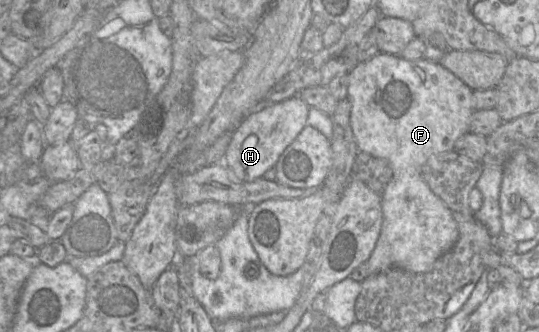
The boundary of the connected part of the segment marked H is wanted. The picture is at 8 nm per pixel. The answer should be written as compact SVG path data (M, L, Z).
M294 96L246 116L232 133L225 153L225 166L244 182L262 178L275 167L282 153L307 125L309 109L301 97Z

